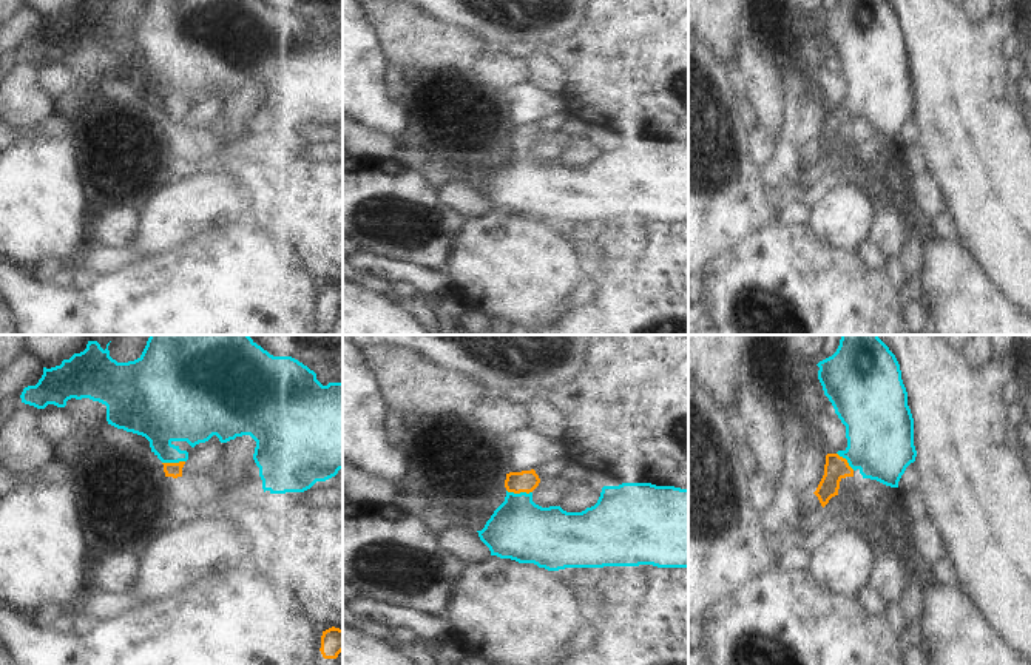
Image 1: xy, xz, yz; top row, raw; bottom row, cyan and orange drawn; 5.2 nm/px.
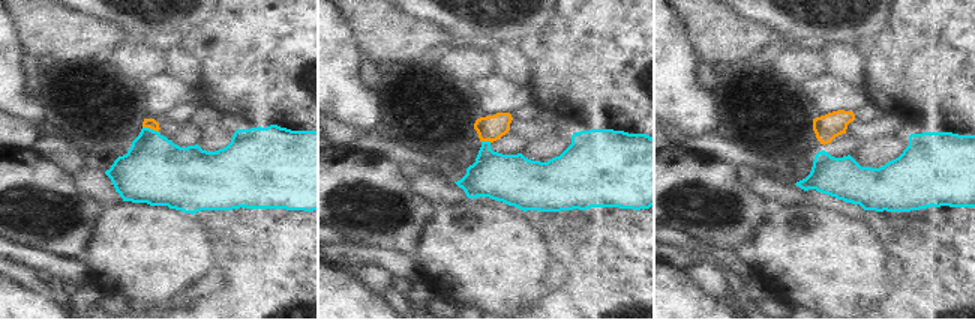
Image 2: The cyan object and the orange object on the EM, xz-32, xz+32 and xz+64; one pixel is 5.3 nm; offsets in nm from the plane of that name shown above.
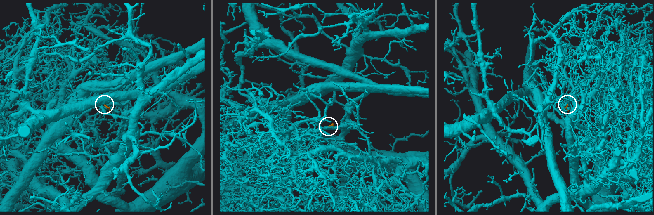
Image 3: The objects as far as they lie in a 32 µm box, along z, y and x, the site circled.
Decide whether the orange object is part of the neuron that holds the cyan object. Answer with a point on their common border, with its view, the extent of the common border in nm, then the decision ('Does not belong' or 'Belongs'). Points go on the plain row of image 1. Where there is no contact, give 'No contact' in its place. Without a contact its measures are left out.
Touches cyan at xz (520, 147). Shared border 140 nm. Belongs.

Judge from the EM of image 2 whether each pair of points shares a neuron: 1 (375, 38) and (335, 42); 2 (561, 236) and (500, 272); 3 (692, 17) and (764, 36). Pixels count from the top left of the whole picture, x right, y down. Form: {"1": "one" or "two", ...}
{"1": "two", "2": "two", "3": "one"}

